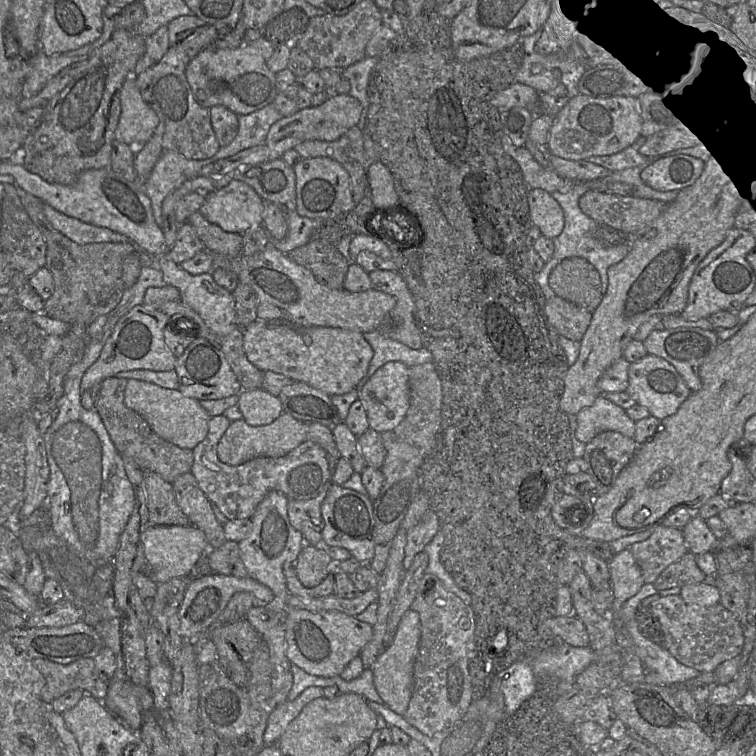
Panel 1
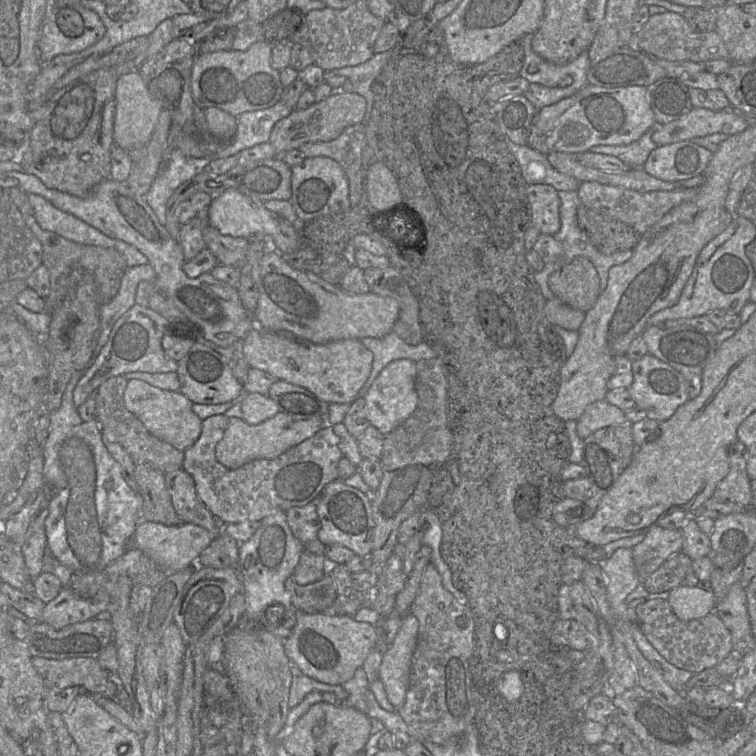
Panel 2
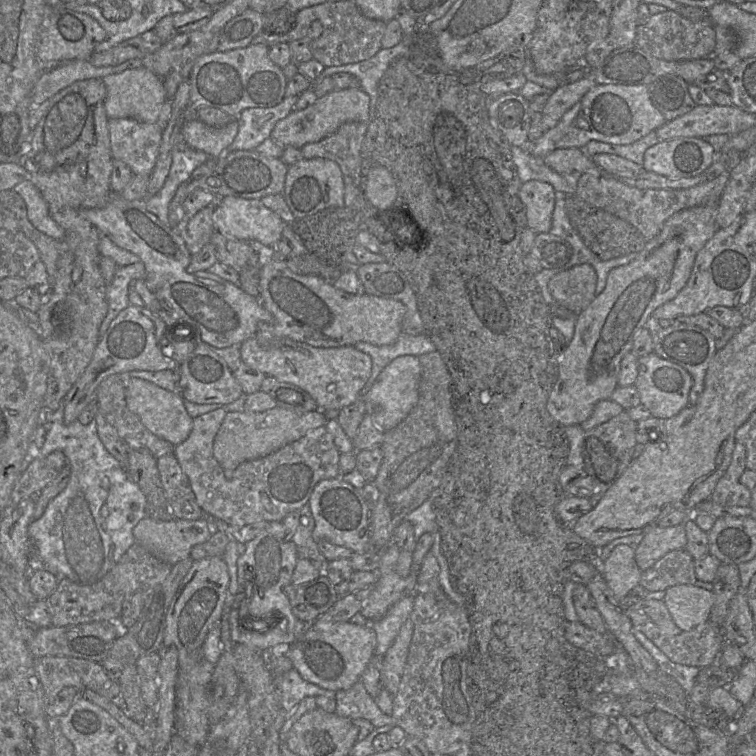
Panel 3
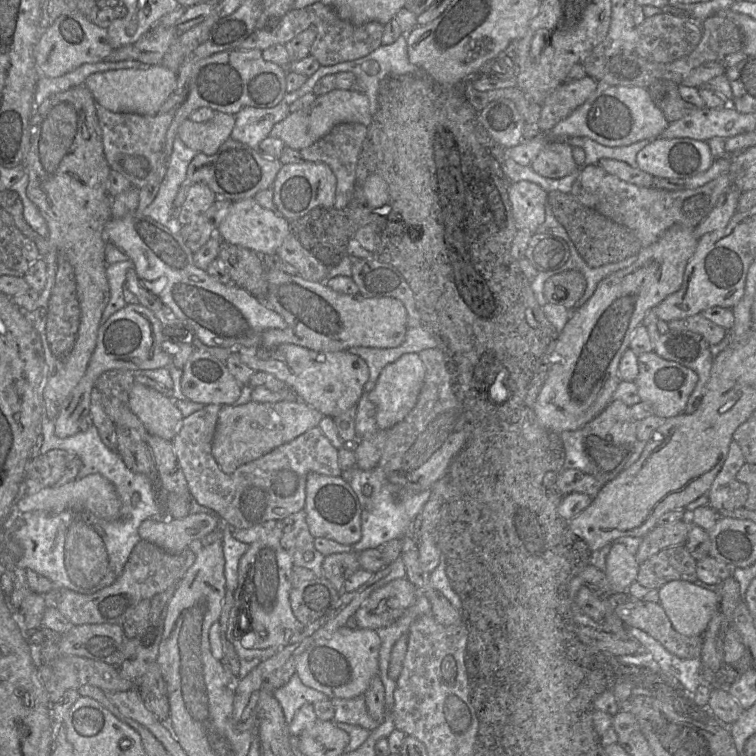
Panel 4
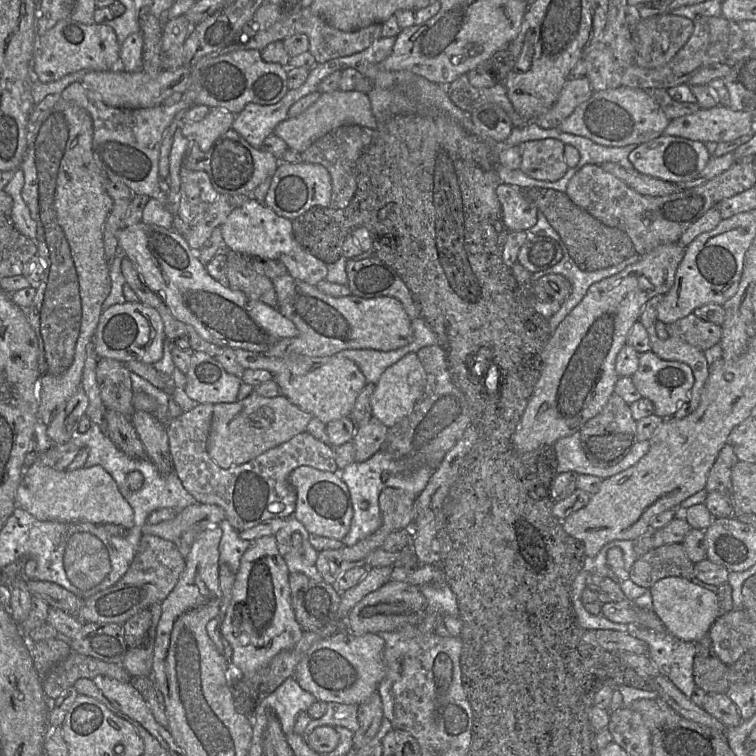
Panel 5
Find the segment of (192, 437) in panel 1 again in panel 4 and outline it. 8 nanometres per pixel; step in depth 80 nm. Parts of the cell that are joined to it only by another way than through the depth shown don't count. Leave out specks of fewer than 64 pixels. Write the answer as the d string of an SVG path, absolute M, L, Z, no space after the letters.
M140 383L131 388L129 407L150 435L167 441L174 439L184 419L171 396Z

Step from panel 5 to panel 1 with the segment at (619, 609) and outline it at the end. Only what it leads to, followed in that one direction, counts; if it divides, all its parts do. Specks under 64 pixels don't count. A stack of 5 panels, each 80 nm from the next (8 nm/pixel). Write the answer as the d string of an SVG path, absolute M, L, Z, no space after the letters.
M680 595L659 598L650 606L664 633L664 648L681 664L700 673L713 673L723 662L739 657L744 644L744 628L720 603L701 607L687 604Z

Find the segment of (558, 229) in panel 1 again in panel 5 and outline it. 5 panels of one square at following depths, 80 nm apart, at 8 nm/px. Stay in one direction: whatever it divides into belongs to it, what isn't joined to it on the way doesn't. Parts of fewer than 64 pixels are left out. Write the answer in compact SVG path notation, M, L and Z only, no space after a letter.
M499 184L496 195L502 208L504 223L510 231L528 231L536 224L539 211L525 198L523 188Z

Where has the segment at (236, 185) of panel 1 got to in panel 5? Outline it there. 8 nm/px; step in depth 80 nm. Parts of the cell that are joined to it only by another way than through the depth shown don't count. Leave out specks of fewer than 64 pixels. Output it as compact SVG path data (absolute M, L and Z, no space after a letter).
M248 197L221 224L223 250L231 250L248 257L279 259L295 245L292 220L279 216L264 203Z

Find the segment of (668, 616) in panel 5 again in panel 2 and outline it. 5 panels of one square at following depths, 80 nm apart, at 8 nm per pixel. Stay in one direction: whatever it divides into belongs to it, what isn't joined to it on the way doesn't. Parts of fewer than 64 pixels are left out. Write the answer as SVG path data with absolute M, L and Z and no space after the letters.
M678 587L670 591L667 600L674 614L682 621L703 618L715 612L714 593L698 587Z

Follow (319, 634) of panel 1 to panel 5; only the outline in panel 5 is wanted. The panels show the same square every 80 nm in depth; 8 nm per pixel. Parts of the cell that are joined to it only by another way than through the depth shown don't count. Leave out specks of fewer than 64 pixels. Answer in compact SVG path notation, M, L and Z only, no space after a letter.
M346 627L345 632L315 642L296 666L294 677L317 701L359 706L377 692L386 675L384 646L385 642L378 634L353 635Z

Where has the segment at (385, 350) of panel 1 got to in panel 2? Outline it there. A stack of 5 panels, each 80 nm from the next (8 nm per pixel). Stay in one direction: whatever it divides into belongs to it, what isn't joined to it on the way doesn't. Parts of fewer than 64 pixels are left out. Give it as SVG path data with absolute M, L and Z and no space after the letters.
M394 332L381 338L365 337L360 340L373 353L371 373L359 390L359 397L361 398L367 393L380 371L390 362L397 359L410 359L417 362L437 356L426 342L422 341L417 345L409 345Z

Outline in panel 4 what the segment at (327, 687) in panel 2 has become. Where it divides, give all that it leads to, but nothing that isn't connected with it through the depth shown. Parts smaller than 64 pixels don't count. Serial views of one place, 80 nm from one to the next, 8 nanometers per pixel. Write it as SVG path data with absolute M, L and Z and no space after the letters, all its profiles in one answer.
M296 673L285 685L274 689L272 693L282 708L287 725L293 719L296 711L304 704L330 700L324 693L305 686Z

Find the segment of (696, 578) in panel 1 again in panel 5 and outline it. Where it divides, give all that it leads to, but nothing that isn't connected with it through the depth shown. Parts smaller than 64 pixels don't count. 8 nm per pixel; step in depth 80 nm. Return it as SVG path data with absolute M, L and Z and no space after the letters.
M667 544L651 549L637 557L628 578L637 586L649 589L666 577L681 577L689 581L694 576L694 563L685 554L681 544Z

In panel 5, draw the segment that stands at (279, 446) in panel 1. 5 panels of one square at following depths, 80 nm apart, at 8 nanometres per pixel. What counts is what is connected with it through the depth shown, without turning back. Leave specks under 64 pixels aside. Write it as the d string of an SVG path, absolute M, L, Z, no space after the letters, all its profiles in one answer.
M253 391L243 400L213 405L207 452L224 469L244 464L306 431L312 418L283 395L267 398Z

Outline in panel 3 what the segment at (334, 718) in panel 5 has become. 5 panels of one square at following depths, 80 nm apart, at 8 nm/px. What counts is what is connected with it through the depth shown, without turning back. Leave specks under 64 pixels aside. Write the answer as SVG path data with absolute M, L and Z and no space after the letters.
M362 680L347 690L336 692L336 714L354 719L366 719L375 727L395 725L392 715L384 714L373 697L366 691Z

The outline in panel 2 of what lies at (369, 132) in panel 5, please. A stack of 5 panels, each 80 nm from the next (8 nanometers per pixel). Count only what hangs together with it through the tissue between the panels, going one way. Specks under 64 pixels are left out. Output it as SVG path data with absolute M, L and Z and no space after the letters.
M358 123L347 127L336 139L327 142L313 142L302 145L299 150L305 158L329 157L337 161L348 179L349 201L351 207L356 206L365 191L365 170L362 161L365 126Z

